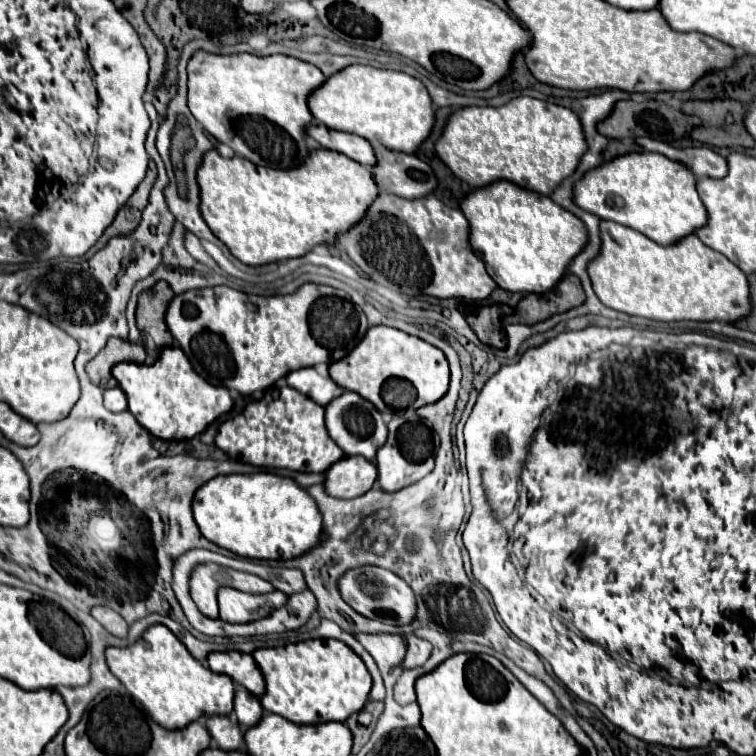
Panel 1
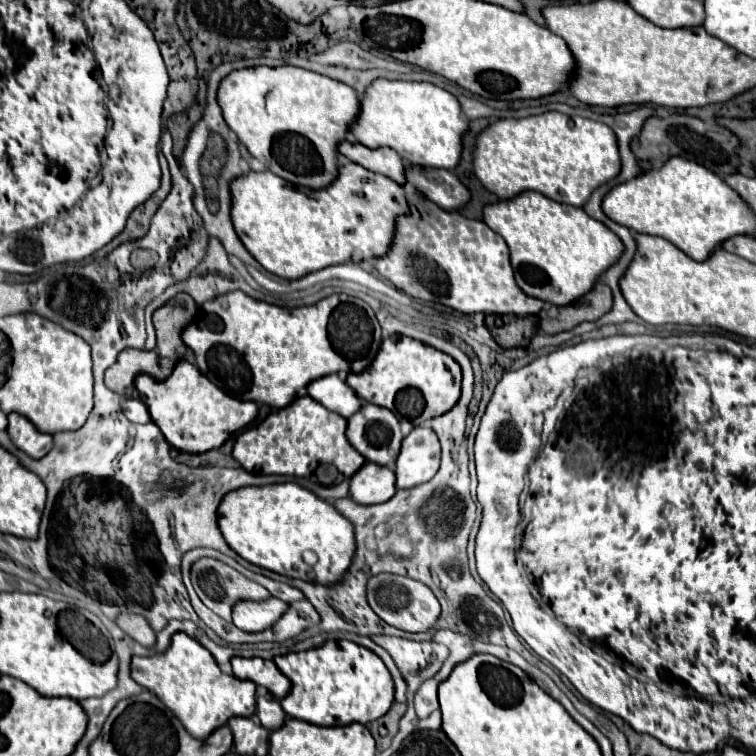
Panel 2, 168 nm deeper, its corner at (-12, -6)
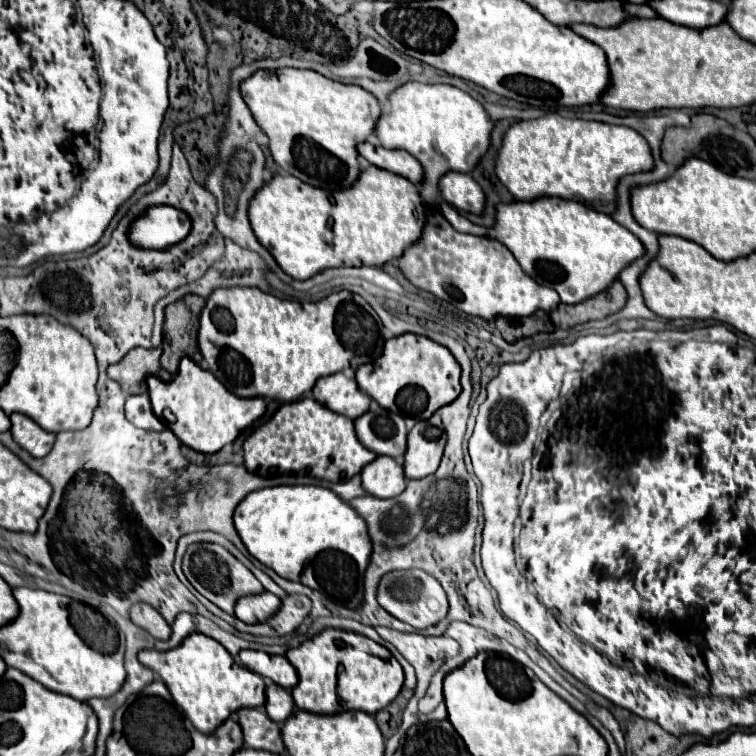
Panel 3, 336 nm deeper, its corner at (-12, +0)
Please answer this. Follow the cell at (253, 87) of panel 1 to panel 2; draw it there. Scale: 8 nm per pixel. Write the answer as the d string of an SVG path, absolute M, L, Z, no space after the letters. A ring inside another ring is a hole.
M298 66L232 70L222 78L216 100L228 128L254 158L276 176L306 188L324 188L336 178L336 146L360 110L352 88Z

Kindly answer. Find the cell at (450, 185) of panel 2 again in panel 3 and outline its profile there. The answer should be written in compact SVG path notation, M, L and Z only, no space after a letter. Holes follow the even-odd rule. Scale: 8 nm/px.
M448 172L440 180L440 192L442 198L458 210L472 214L482 214L484 210L484 190L470 174Z

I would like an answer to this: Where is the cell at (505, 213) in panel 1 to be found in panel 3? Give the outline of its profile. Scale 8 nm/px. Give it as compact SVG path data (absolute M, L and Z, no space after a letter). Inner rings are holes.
M560 198L496 206L496 224L486 232L506 244L526 274L558 292L564 304L578 304L604 292L618 274L644 254L642 242L612 216Z

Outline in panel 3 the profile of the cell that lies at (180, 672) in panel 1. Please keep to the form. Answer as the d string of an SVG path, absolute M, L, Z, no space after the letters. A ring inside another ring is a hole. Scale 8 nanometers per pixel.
M190 634L180 648L158 652L142 650L138 660L154 670L168 686L174 702L190 718L190 722L204 734L214 732L232 712L244 706L262 706L264 696L264 678L248 668L242 668L234 662L228 650L204 634Z

